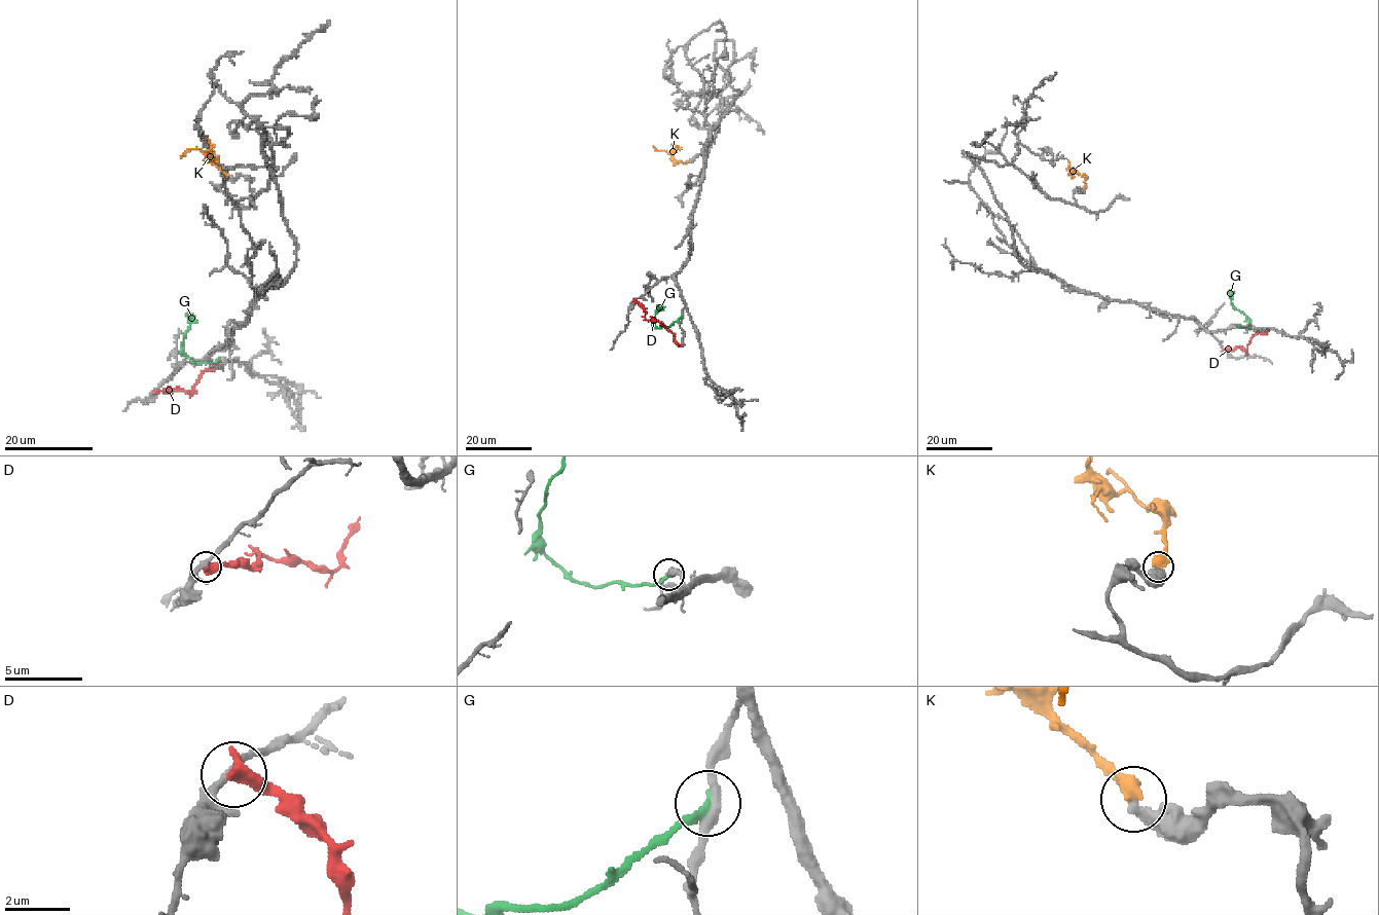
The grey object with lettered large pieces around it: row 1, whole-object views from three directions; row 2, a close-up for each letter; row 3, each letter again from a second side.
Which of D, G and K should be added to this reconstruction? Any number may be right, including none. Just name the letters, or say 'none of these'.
K

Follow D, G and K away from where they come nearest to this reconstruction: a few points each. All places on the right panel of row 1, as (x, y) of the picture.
D: (1224, 350), (1241, 346), (1245, 351), (1250, 338), (1257, 333), (1266, 333), (1267, 329)
G: (1238, 325), (1249, 328), (1249, 322), (1234, 308), (1230, 293), (1229, 297)
K: (1083, 188), (1085, 179), (1075, 169), (1068, 175)

